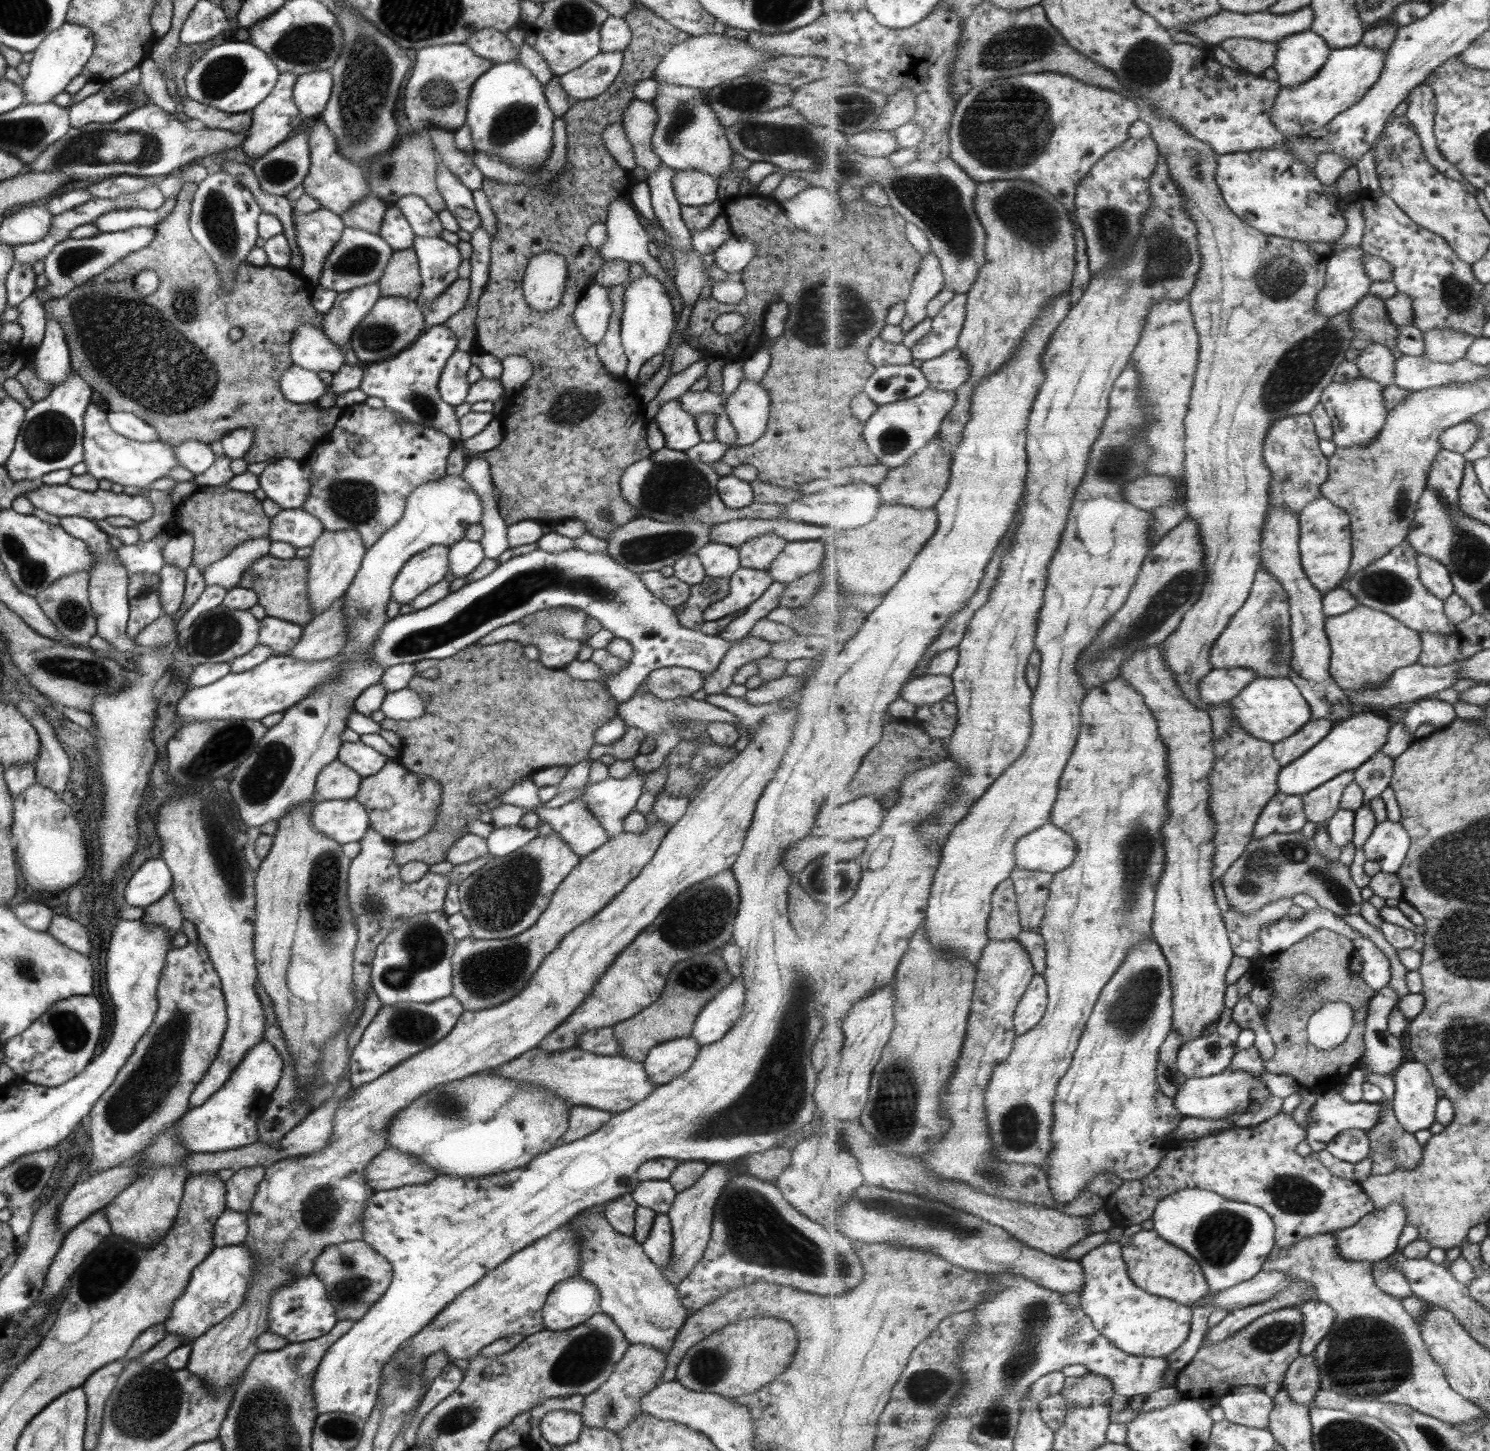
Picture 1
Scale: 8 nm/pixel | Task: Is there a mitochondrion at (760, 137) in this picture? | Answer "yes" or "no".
yes

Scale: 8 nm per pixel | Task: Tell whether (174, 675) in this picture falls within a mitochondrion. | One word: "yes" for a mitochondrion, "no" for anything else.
no

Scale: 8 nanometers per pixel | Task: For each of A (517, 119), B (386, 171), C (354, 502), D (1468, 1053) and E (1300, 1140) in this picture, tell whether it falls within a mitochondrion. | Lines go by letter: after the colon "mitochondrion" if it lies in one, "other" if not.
A: mitochondrion
B: mitochondrion
C: mitochondrion
D: mitochondrion
E: other

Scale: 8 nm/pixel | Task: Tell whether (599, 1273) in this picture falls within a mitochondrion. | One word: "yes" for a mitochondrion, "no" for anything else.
no

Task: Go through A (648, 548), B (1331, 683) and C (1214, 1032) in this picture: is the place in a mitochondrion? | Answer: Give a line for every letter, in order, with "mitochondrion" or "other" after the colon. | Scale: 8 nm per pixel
A: mitochondrion
B: other
C: other

